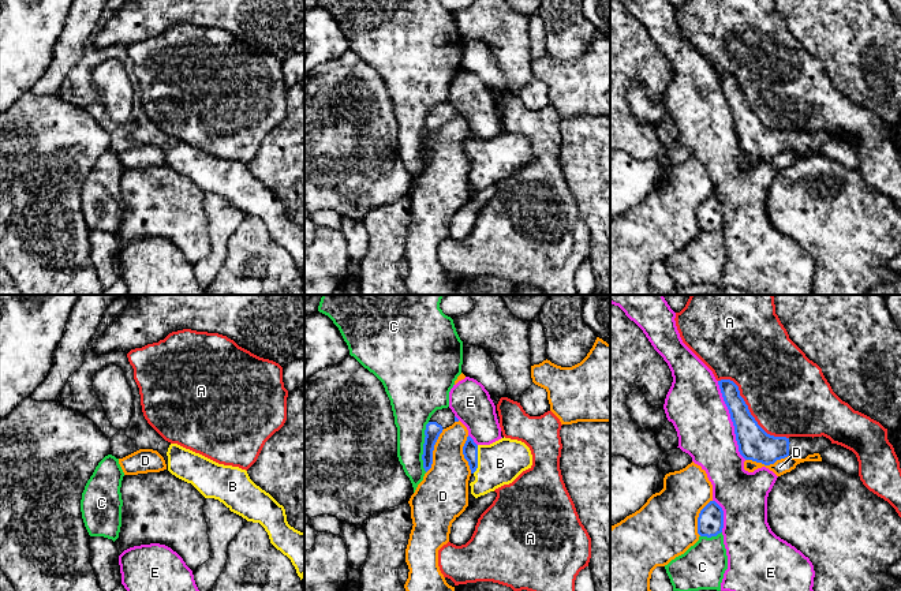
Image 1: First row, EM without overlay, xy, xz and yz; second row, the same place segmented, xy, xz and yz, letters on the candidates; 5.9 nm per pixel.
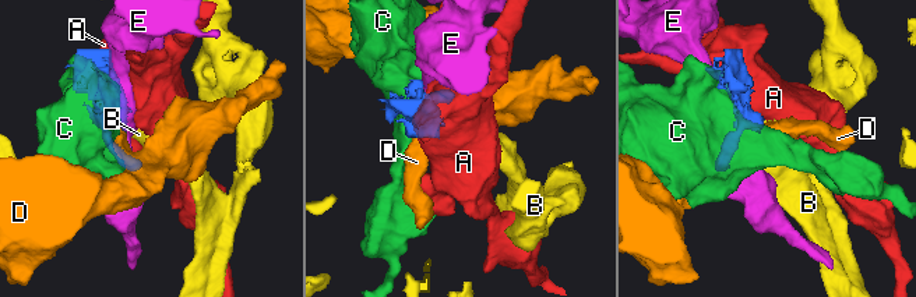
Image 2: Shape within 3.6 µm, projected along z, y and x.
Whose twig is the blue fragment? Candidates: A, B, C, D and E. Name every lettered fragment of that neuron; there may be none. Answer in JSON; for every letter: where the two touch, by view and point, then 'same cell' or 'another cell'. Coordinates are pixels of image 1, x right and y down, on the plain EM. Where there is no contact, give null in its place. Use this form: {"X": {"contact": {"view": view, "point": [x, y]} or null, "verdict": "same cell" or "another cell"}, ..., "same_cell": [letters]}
{"A": {"contact": {"view": "yz", "point": [748, 105]}, "verdict": "another cell"}, "B": {"contact": {"view": "xz", "point": [477, 153]}, "verdict": "same cell"}, "C": {"contact": {"view": "xz", "point": [423, 141]}, "verdict": "another cell"}, "D": {"contact": {"view": "xz", "point": [433, 143]}, "verdict": "another cell"}, "E": {"contact": {"view": "yz", "point": [732, 115]}, "verdict": "another cell"}, "same_cell": ["B"]}

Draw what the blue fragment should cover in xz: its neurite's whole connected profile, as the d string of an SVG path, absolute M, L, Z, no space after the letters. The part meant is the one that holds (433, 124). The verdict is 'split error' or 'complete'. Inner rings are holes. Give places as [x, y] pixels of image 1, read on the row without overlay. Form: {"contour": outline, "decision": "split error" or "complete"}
{"contour": "M448 101L448 102L437 104L431 109L429 117L426 119L426 124L425 124L426 131L425 131L423 149L422 149L423 162L426 167L431 162L433 145L440 128L442 127L444 123L452 120L455 116L459 116L459 113Z", "decision": "split error"}

